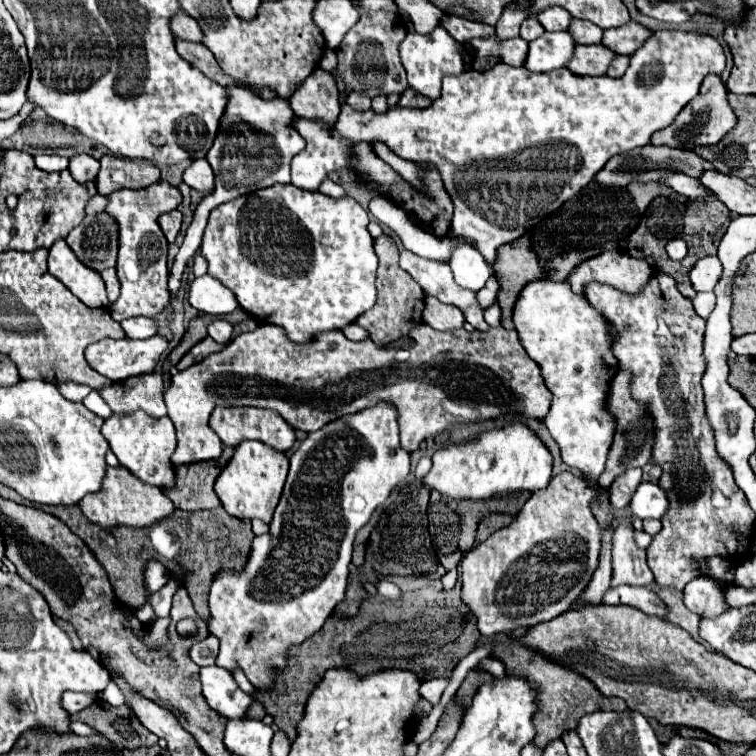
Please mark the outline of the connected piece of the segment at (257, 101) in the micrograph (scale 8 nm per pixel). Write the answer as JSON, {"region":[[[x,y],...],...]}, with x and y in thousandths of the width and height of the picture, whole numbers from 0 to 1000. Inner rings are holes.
{"region":[[[306,115],[303,139],[292,155],[292,168],[284,181],[282,194],[274,202],[274,213],[282,221],[284,229],[284,247],[279,255],[274,255],[258,274],[255,292],[245,308],[242,324],[226,351],[224,358],[224,388],[226,393],[234,390],[242,369],[242,358],[250,348],[250,343],[263,332],[269,303],[274,298],[274,287],[279,276],[287,271],[319,261],[324,255],[358,247],[364,242],[382,242],[382,218],[385,210],[403,194],[401,181],[382,165],[388,157],[388,147],[382,142],[380,131],[361,131],[348,134],[337,123],[316,115]]]}

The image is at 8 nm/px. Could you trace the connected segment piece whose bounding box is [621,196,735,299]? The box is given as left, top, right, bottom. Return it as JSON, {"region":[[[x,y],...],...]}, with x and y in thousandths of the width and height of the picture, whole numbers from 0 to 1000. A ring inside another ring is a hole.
{"region":[[[944,259],[934,265],[911,265],[911,269],[898,269],[898,266],[890,266],[890,263],[882,263],[882,261],[869,261],[869,263],[861,266],[858,276],[853,279],[853,287],[848,287],[848,292],[837,303],[837,308],[832,313],[827,313],[821,327],[832,337],[837,337],[843,343],[853,343],[866,358],[885,361],[896,372],[898,388],[909,396],[917,396],[919,385],[917,385],[914,372],[911,372],[911,358],[914,358],[914,353],[919,351],[922,343],[940,337],[943,327],[946,327],[946,335],[948,335],[948,324],[951,324],[954,313],[959,311],[959,303],[964,300],[964,292],[972,290],[972,284],[964,283],[967,282],[962,274]],[[890,313],[901,313],[901,316],[906,316],[906,321],[911,321],[911,335],[903,345],[890,345],[890,343],[882,340],[880,324]]]}

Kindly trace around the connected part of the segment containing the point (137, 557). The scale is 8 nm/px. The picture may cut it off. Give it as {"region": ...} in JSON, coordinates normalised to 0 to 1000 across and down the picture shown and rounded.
{"region":[[[102,668],[97,671],[60,671],[62,679],[73,681],[81,687],[102,710],[112,716],[112,721],[126,731],[128,742],[139,750],[144,769],[149,774],[149,782],[155,784],[157,795],[163,795],[168,803],[181,806],[189,800],[192,779],[189,779],[189,747],[197,739],[210,739],[210,734],[200,726],[200,713],[197,713],[197,700],[171,700],[171,697],[155,697],[155,700],[134,700],[131,694],[123,694],[120,689],[112,687],[107,673]]]}

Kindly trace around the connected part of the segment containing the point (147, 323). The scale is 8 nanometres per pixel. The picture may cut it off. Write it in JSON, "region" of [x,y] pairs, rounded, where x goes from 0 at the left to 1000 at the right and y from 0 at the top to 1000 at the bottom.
{"region":[[[175,419],[160,426],[167,446],[193,448],[209,440],[209,429],[197,419]]]}

